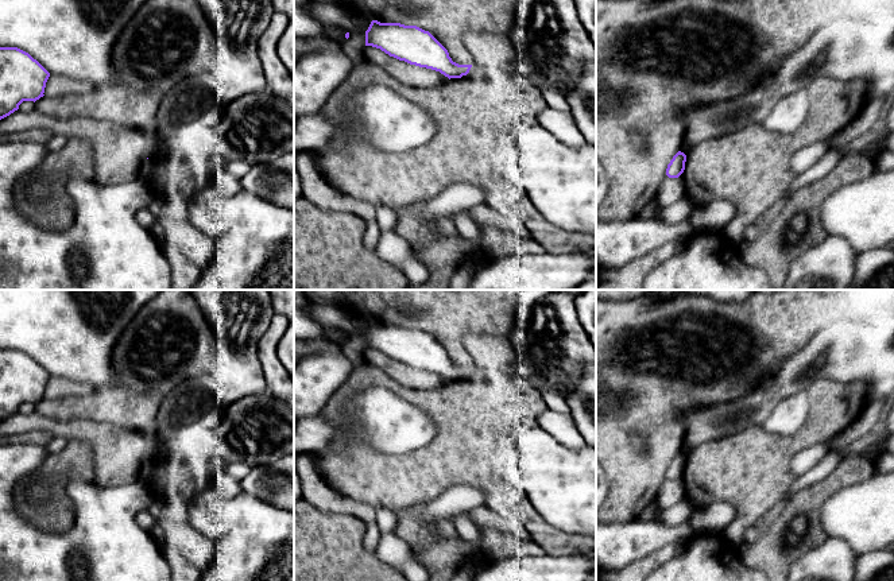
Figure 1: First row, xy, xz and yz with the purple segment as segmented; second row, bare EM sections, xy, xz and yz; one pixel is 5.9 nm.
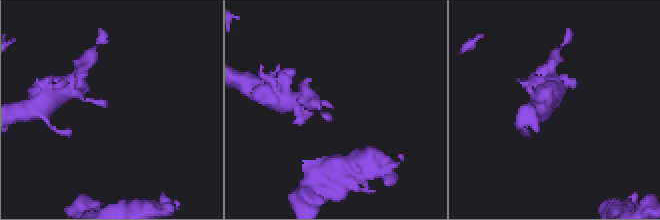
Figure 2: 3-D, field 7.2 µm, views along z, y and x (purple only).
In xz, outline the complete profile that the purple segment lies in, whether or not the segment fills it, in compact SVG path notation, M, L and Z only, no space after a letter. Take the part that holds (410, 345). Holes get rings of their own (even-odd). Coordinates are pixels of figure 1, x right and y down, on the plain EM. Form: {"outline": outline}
{"outline": "M372 322L365 333L365 348L380 350L410 367L440 373L449 381L467 377L472 369L453 364L448 352L429 333L417 328Z"}

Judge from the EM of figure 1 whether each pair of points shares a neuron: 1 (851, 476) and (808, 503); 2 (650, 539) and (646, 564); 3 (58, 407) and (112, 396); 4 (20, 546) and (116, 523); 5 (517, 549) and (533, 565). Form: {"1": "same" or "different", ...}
{"1": "same", "2": "different", "3": "same", "4": "same", "5": "different"}

